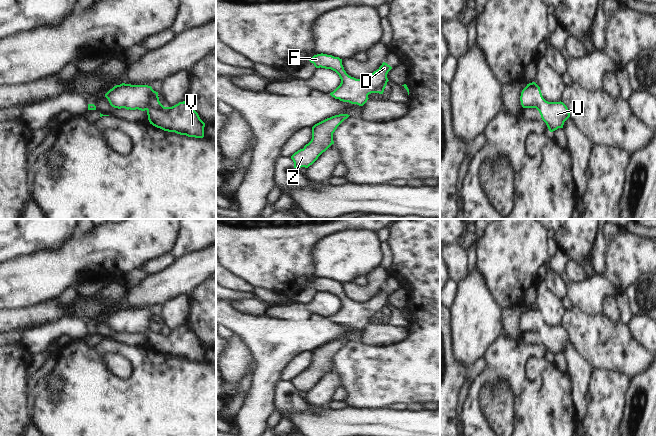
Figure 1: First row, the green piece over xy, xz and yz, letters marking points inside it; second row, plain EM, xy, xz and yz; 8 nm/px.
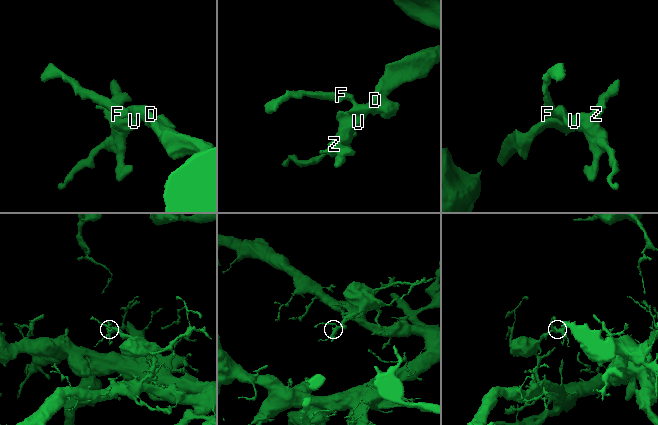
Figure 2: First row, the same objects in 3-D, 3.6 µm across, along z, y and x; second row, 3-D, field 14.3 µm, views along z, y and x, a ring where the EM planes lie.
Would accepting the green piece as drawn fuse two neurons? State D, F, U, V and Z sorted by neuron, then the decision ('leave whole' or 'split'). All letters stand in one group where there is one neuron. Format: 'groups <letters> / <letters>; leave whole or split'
groups D F U V Z; leave whole

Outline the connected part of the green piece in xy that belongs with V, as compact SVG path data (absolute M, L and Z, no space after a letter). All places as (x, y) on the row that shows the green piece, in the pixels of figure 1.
M122 83L110 89L105 97L114 108L146 110L150 124L164 131L204 137L205 123L191 106L183 101L172 107L164 107L159 101L158 92L151 86Z

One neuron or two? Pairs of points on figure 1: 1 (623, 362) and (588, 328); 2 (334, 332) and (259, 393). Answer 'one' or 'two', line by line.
1: one
2: one

